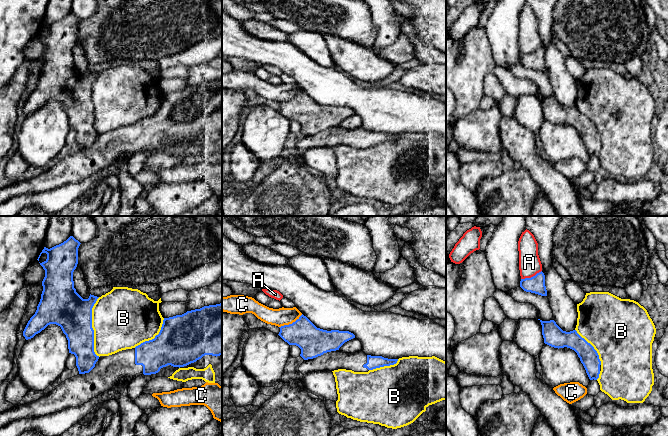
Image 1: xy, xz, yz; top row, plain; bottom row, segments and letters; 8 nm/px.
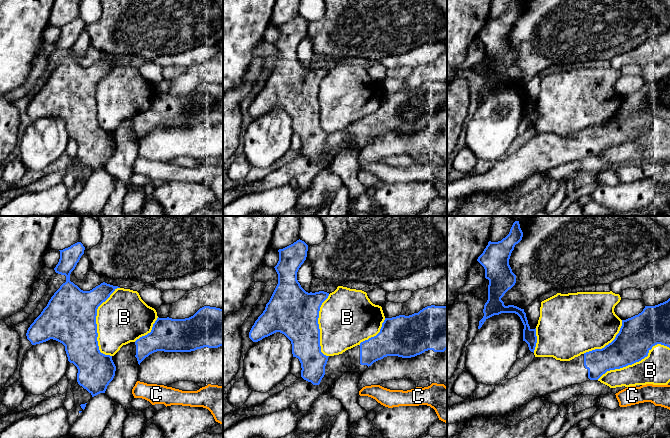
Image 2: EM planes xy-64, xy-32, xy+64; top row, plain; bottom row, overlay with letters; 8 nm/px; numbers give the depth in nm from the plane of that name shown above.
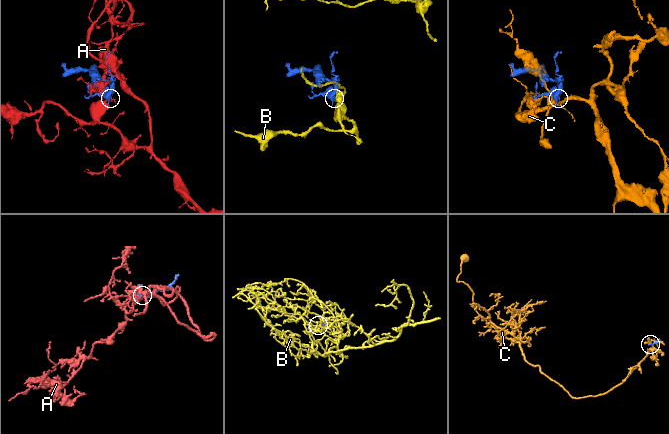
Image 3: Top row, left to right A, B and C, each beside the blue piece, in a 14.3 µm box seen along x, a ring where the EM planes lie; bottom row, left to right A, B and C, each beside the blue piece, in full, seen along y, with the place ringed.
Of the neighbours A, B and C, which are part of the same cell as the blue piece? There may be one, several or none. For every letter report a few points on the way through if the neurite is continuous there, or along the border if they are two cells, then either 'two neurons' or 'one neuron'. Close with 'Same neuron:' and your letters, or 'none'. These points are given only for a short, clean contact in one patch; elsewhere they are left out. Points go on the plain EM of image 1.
A: two neurons
B: two neurons
C: two neurons
Same neuron: none

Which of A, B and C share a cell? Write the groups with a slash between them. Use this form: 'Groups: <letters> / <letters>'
Groups: A / B / C

